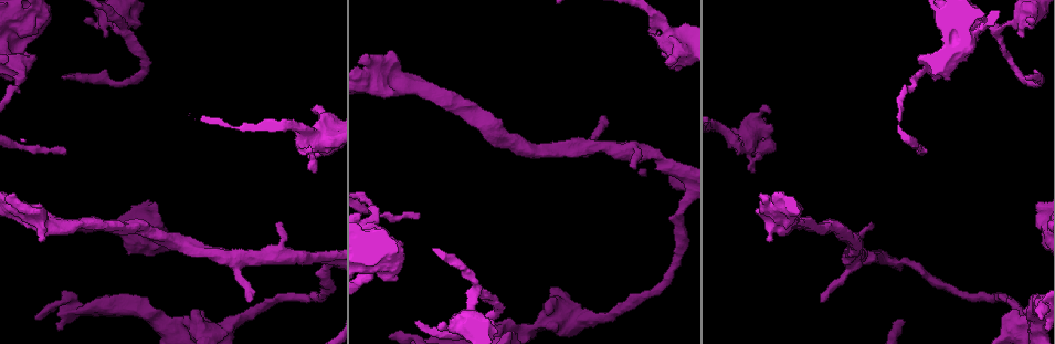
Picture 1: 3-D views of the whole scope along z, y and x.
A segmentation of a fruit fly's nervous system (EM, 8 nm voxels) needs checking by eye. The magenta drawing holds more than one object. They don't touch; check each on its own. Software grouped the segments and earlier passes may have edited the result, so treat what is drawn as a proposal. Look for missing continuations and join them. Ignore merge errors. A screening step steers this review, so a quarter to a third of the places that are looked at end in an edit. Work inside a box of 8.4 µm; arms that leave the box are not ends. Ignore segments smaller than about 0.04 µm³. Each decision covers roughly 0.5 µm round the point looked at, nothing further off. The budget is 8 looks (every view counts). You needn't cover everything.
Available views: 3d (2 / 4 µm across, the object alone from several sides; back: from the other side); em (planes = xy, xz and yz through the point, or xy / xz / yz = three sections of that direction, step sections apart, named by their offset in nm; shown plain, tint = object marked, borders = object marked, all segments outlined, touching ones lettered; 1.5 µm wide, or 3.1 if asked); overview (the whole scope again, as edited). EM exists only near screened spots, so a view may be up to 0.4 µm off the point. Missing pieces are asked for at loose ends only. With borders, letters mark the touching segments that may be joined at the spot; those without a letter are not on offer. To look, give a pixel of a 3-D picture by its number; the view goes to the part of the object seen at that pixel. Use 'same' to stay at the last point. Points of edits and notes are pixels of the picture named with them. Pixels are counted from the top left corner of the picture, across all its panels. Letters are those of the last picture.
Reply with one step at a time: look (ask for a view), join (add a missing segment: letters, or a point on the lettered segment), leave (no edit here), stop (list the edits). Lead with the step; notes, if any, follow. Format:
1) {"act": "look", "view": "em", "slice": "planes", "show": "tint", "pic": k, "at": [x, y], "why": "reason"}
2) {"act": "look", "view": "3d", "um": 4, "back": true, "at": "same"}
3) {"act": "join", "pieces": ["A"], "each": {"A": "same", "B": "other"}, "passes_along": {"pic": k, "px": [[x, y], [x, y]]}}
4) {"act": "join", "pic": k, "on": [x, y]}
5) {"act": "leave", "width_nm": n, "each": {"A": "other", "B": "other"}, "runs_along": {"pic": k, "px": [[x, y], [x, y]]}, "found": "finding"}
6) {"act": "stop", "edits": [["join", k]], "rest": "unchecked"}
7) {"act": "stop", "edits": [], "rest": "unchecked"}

{"act": "look", "view": "3d", "um": 4, "pic": 1, "at": [602, 116], "why": "an open end"}

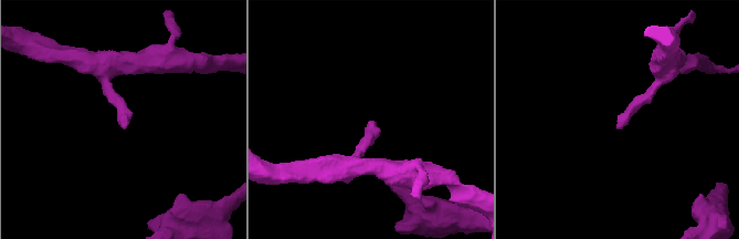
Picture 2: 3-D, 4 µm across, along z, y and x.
{"act": "look", "view": "em", "slice": "planes", "show": "plain", "pic": 2, "at": [619, 126], "why": "now the EM"}

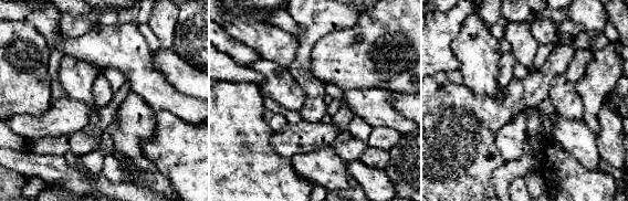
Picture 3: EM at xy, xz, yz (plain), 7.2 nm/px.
{"act": "look", "view": "em", "slice": "planes", "show": "borders", "at": "same"}

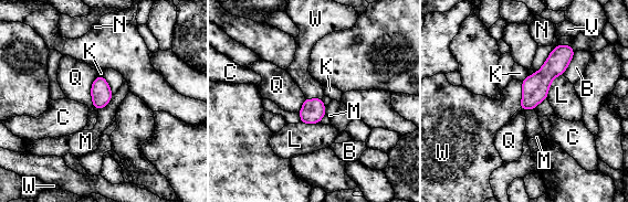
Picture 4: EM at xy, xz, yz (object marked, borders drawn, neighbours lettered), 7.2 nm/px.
{"act": "join", "pic": 4, "on": [493, 114], "each": {"B": "other", "C": "other", "K": "other", "L": "other", "M": "other", "N": "other", "Q": "other", "V": "other", "W": "same"}, "found": "the neuron continues"}

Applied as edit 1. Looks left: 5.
{"act": "look", "view": "em", "slice": "planes", "show": "borders", "pic": 1, "at": [315, 113], "why": "branch stops here"}

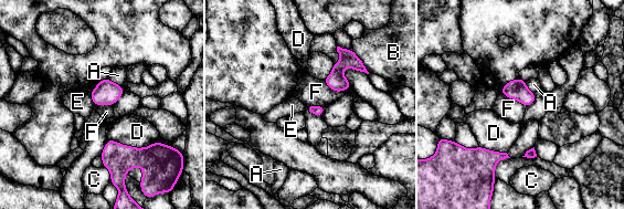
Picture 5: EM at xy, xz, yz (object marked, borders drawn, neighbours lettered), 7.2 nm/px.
{"act": "leave", "each": {"A": "other", "B": "other", "C": "other", "D": "other", "E": "other", "F": "other"}, "border": {"pic": 5, "px": [[324, 80], [335, 91], [350, 87]]}, "found": "no lettered segment goes on from it"}

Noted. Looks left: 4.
{"act": "look", "view": "em", "slice": "xz", "step": 8, "show": "tint", "pic": 1, "at": [416, 219], "why": "long arm stops here"}

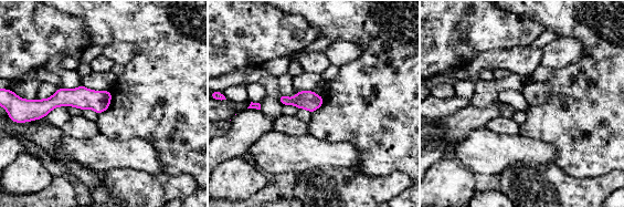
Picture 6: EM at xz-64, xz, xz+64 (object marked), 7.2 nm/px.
{"act": "look", "view": "em", "slice": "planes", "show": "borders", "at": "same", "why": "cut it another way"}

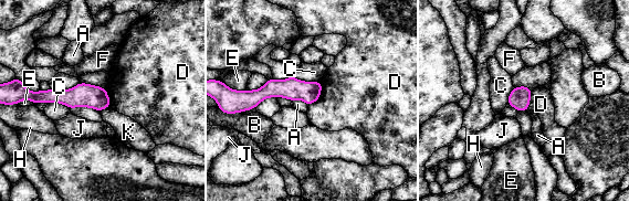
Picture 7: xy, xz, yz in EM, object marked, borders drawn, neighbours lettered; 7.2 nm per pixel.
{"act": "leave", "each": {"A": "other", "B": "other", "C": "other", "D": "other", "E": "other", "F": "other", "H": "other", "J": "other", "K": "other"}, "runs_along": {"pic": 7, "px": [[318, 84], [245, 97]]}, "found": "none of them fits"}

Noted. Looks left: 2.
{"act": "stop", "edits": [["join", 4]], "rest": "unchecked"}

